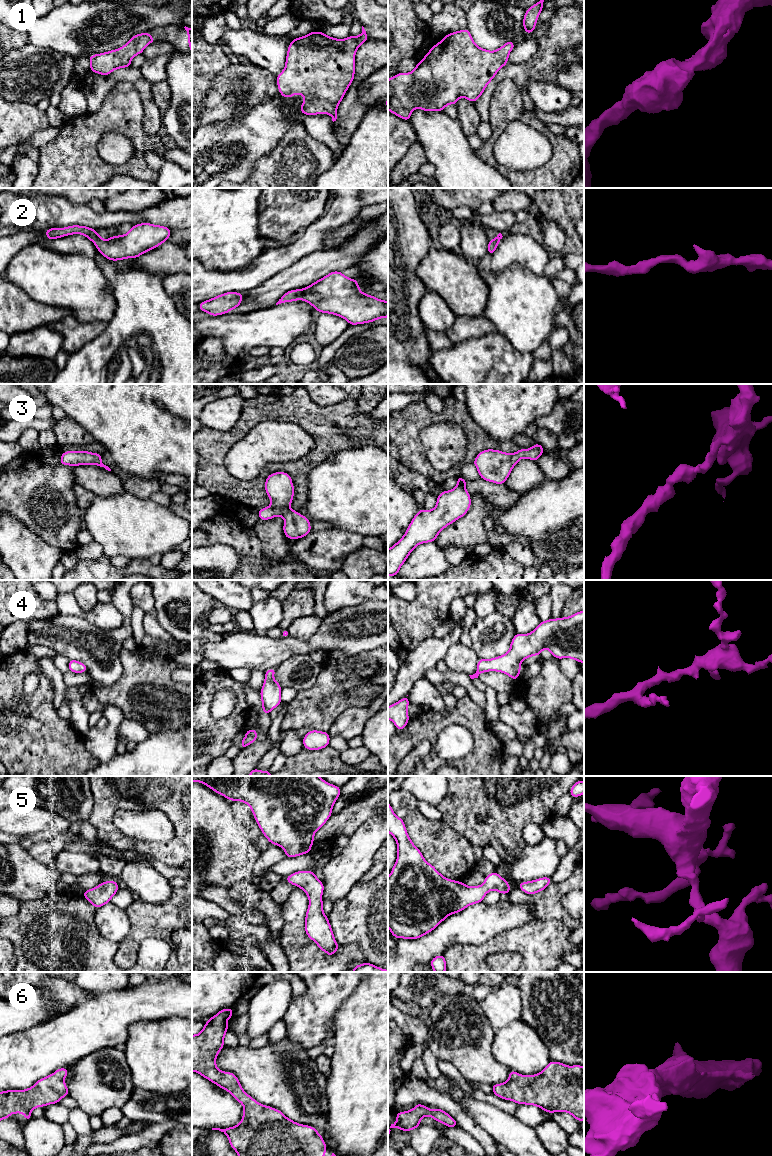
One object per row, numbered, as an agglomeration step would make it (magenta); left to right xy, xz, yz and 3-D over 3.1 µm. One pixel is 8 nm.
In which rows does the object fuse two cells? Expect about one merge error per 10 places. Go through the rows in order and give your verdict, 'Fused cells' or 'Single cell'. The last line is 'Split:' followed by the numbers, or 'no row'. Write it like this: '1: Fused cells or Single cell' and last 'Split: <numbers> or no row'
1: Single cell
2: Single cell
3: Single cell
4: Single cell
5: Single cell
6: Single cell
Split: no row

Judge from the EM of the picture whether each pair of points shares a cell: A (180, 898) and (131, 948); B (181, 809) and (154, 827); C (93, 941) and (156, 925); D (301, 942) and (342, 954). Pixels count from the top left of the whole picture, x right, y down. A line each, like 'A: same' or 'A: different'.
A: same
B: different
C: different
D: same

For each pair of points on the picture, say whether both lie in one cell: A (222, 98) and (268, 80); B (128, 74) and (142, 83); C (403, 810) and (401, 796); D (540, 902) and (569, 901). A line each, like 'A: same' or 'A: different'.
A: same
B: same
C: same
D: different

